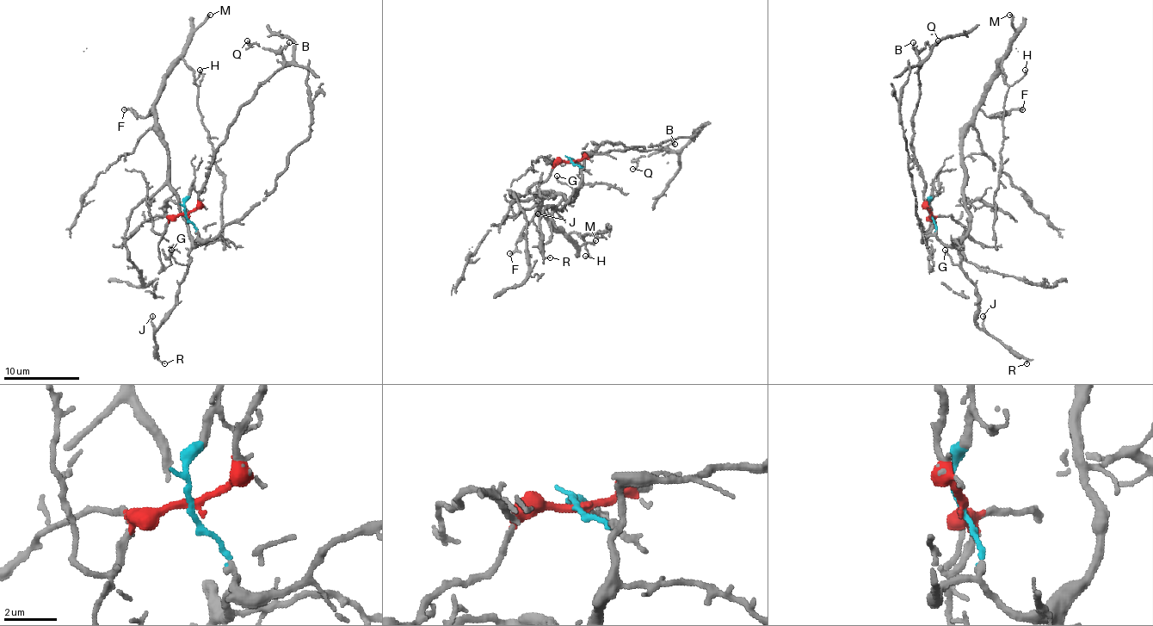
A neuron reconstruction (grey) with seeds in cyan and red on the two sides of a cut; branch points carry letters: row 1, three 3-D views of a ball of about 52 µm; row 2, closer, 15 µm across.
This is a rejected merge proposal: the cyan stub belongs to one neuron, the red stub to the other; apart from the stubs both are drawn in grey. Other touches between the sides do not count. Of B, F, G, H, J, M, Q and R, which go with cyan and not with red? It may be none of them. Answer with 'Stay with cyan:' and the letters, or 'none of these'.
Stay with cyan: F, G, H, J, M, R

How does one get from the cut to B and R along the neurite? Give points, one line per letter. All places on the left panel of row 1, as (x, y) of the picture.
B: (186, 213), (197, 206), (202, 183), (237, 112), (281, 66), (281, 50), (289, 42)
R: (186, 213), (197, 244), (189, 253), (186, 275), (178, 287), (176, 306), (154, 332), (156, 355), (165, 362)

